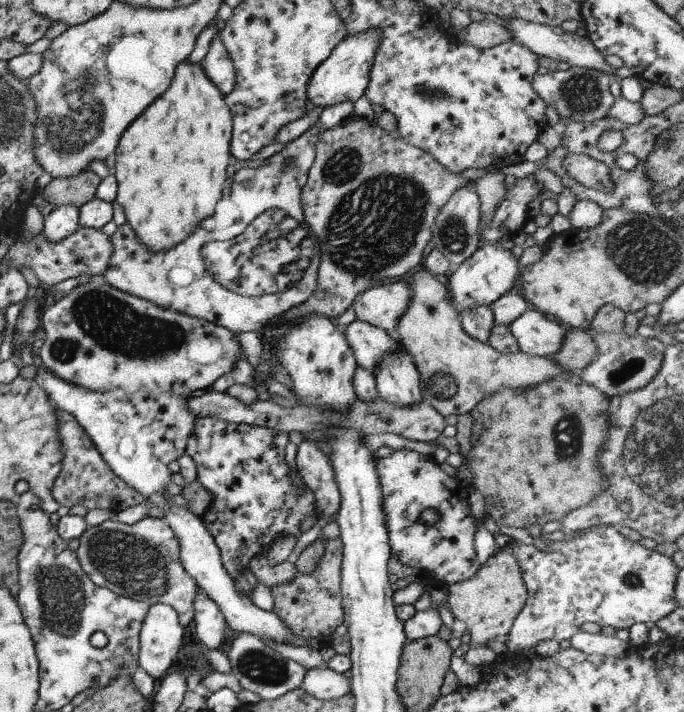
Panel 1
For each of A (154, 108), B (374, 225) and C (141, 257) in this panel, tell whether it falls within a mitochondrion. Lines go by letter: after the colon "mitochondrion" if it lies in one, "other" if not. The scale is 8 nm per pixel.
A: other
B: mitochondrion
C: other

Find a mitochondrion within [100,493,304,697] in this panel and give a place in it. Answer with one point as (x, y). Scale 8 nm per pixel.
(260, 667)

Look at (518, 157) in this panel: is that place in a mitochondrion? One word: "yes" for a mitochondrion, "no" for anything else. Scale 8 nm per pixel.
no

